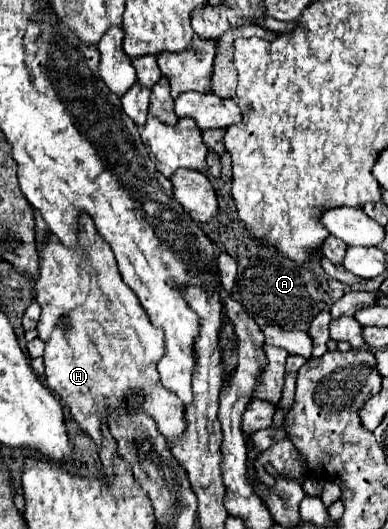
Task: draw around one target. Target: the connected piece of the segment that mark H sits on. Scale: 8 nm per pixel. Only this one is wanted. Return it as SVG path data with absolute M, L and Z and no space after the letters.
M81 212L75 248L63 246L53 234L47 234L43 238L41 270L35 282L35 300L41 306L41 320L37 324L37 332L39 338L45 342L43 362L45 362L47 386L63 400L63 404L69 406L75 422L93 438L97 446L101 446L99 418L107 416L105 406L109 404L111 408L117 408L129 396L137 396L137 400L145 398L139 404L139 408L157 422L159 432L169 442L181 438L181 434L185 432L183 404L181 400L177 400L177 396L173 396L173 392L169 392L161 384L155 370L157 360L163 356L163 334L159 328L155 328L149 322L137 296L121 280L115 256L109 244L105 244L105 240L97 236L93 220L87 212Z

